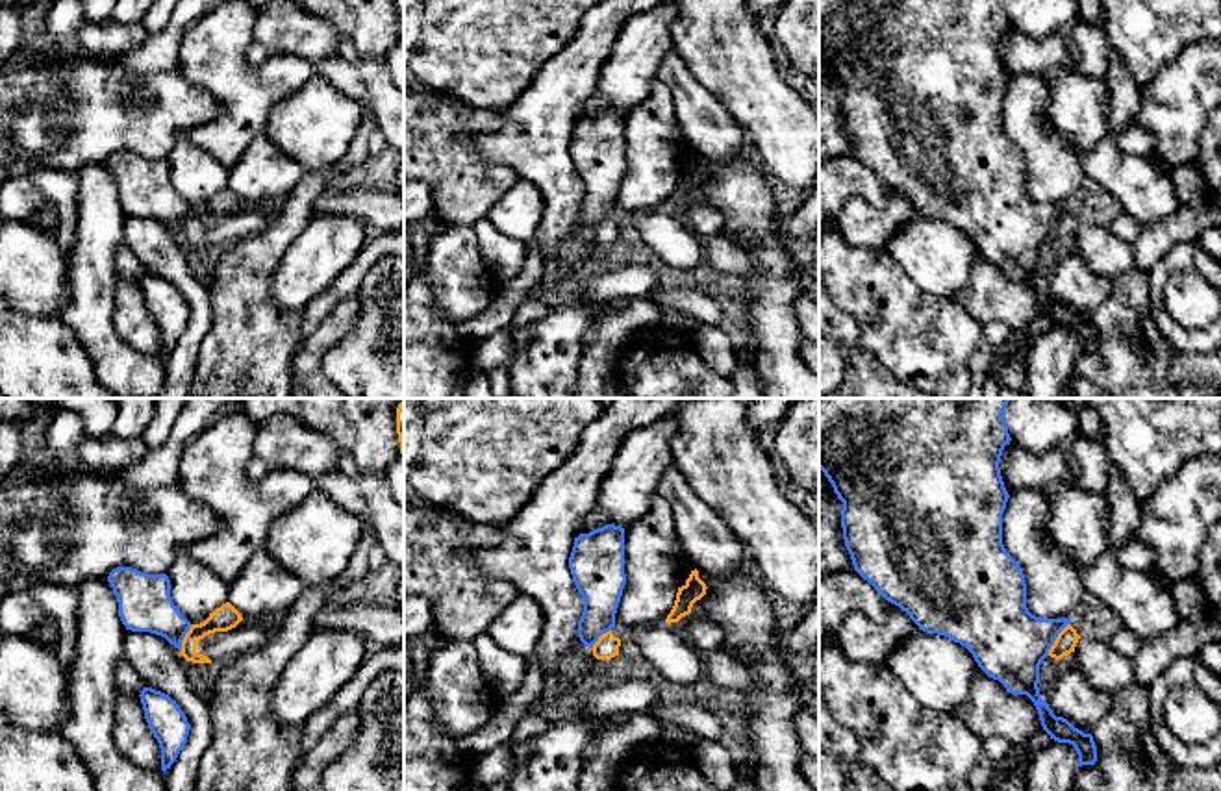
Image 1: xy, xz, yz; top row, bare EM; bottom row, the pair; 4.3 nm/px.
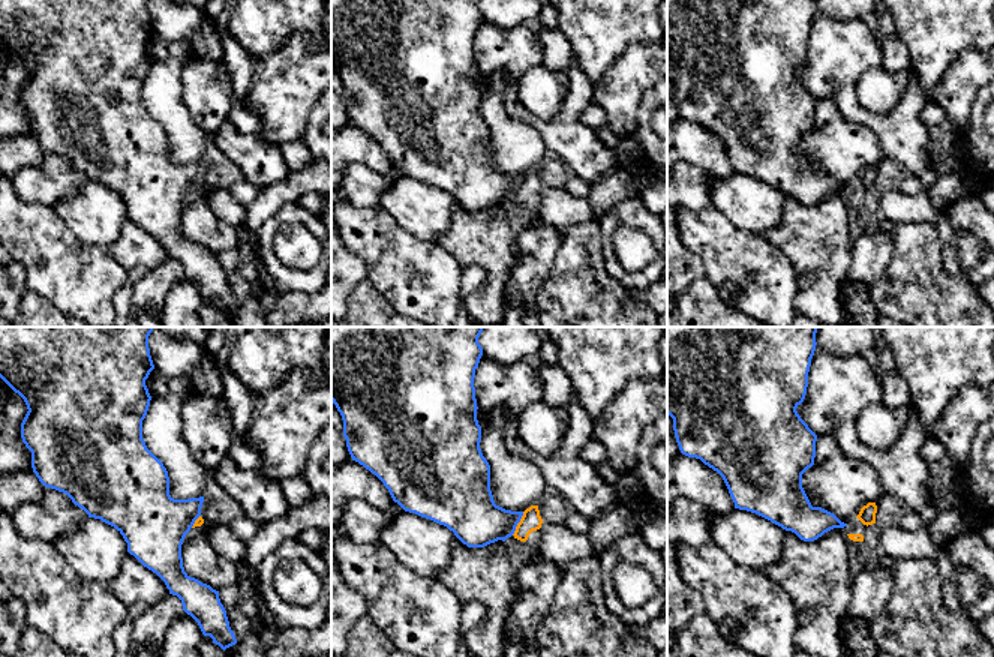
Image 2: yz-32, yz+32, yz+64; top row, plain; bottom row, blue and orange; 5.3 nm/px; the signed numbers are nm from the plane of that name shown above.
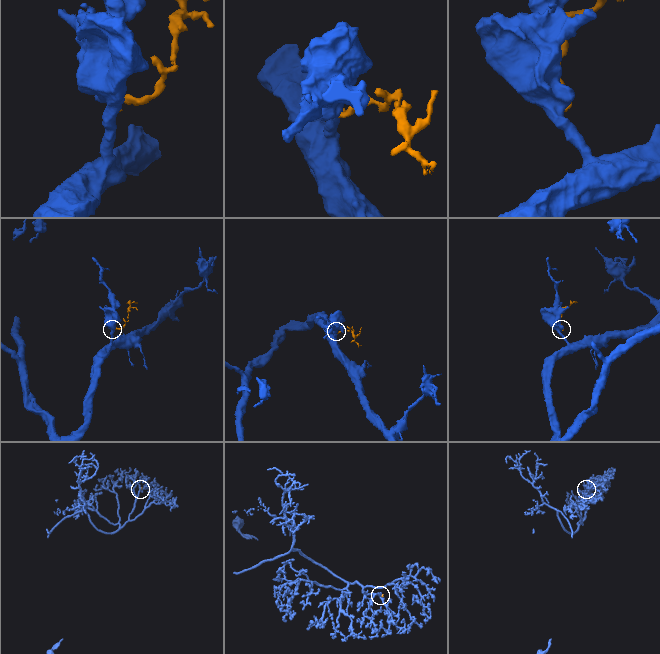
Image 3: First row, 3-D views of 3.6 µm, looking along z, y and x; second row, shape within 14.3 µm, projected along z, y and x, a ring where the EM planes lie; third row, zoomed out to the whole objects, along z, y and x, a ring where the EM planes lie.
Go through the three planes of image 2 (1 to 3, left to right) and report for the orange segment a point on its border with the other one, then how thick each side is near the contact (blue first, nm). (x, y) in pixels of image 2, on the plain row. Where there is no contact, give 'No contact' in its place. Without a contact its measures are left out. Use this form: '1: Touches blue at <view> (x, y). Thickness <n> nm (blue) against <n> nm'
1: Touches blue at yz-32 (195, 183). Thickness 340 nm (blue) against 50 nm
2: Touches blue at yz+32 (517, 186). Thickness 280 nm (blue) against 110 nm
3: No contact

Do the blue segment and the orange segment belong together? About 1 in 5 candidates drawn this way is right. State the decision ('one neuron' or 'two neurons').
two neurons

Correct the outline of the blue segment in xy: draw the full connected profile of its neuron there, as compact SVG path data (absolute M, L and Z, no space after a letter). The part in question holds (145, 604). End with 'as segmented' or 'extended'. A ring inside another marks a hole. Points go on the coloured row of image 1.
M117 567L109 572L107 582L117 596L119 617L126 630L161 635L182 650L191 622L174 606L167 574Z; as segmented

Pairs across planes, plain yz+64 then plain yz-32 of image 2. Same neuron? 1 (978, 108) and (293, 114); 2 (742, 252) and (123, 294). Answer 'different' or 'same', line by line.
1: different
2: different

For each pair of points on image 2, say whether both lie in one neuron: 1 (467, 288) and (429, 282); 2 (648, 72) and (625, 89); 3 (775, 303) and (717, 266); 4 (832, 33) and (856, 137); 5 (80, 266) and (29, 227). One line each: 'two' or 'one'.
1: two
2: one
3: one
4: two
5: one

